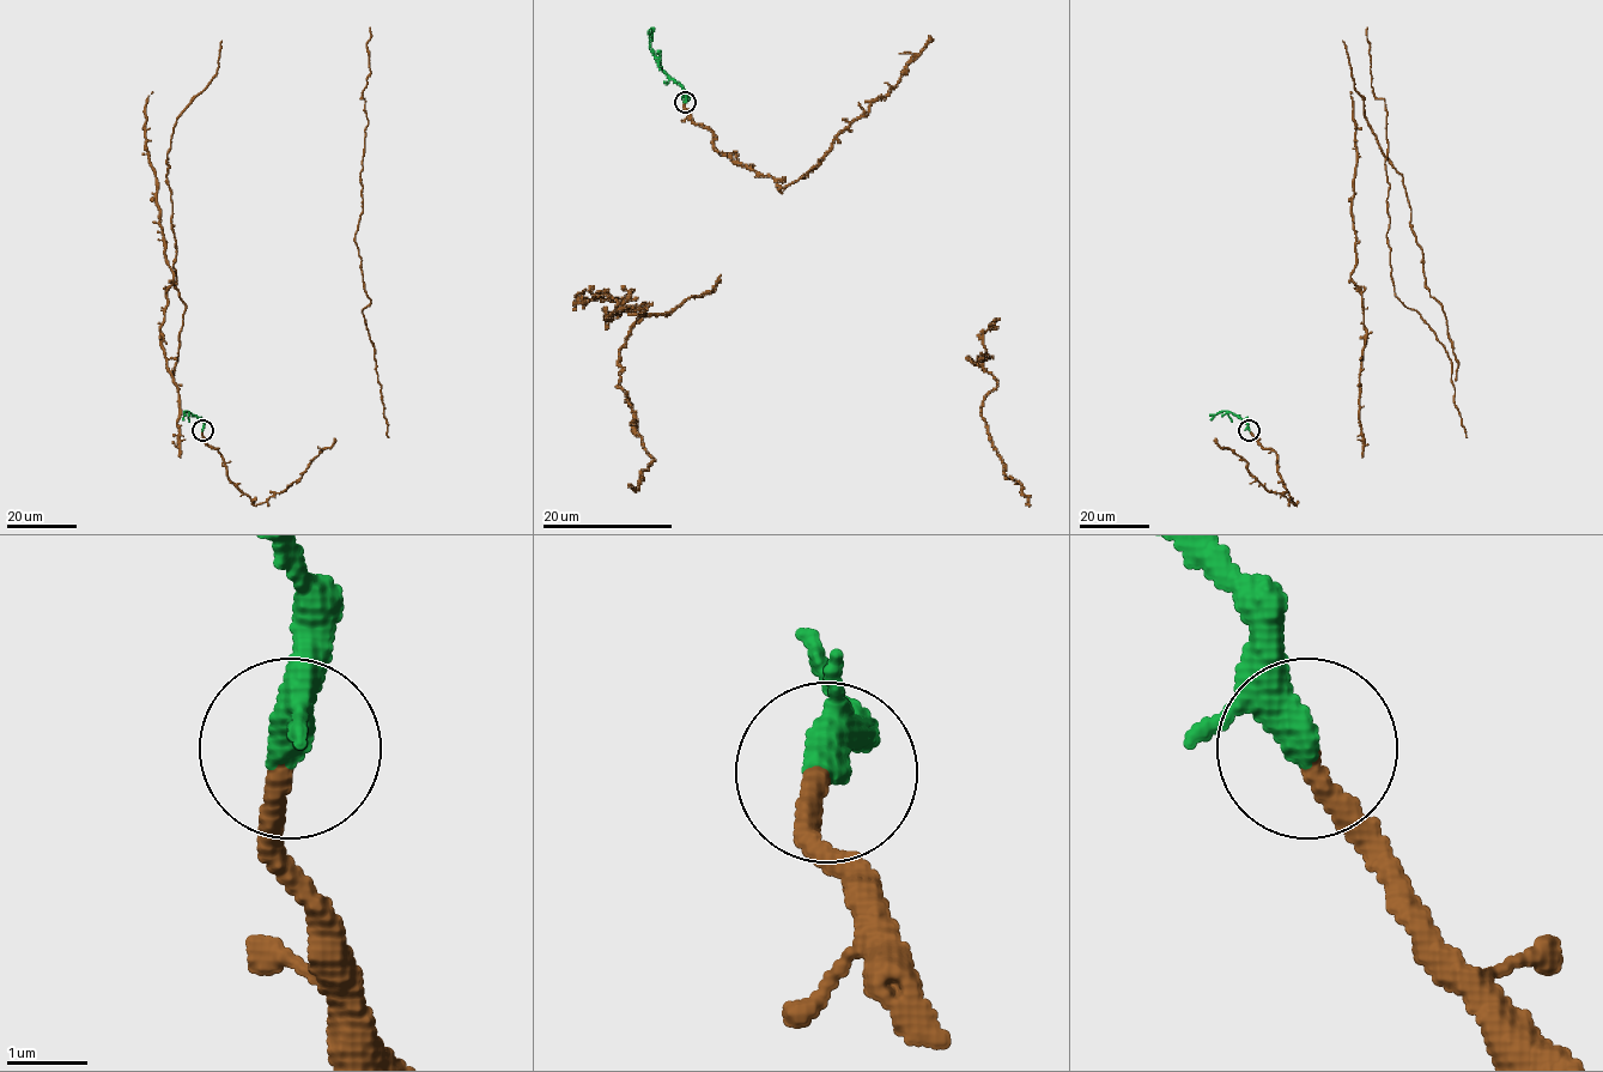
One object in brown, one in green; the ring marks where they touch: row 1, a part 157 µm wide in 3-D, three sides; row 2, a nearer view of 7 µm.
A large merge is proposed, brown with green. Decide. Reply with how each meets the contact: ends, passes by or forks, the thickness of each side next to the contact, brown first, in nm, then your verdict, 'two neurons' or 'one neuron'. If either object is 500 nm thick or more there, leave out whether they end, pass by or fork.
brown ends | green passes by | 240/320 nm | one neuron

